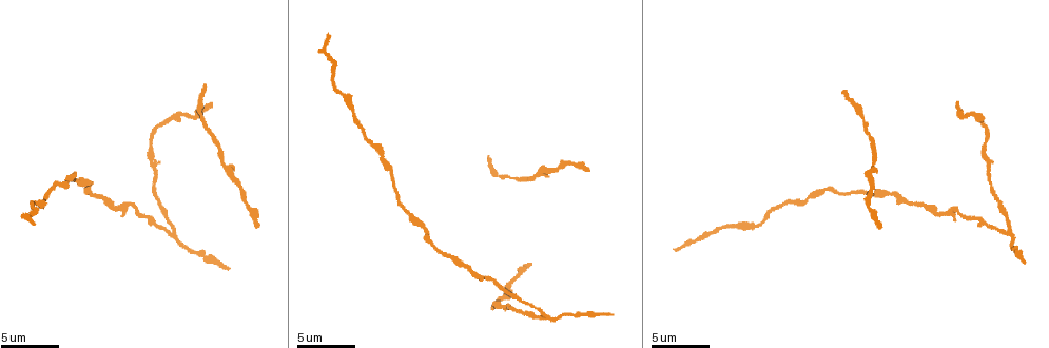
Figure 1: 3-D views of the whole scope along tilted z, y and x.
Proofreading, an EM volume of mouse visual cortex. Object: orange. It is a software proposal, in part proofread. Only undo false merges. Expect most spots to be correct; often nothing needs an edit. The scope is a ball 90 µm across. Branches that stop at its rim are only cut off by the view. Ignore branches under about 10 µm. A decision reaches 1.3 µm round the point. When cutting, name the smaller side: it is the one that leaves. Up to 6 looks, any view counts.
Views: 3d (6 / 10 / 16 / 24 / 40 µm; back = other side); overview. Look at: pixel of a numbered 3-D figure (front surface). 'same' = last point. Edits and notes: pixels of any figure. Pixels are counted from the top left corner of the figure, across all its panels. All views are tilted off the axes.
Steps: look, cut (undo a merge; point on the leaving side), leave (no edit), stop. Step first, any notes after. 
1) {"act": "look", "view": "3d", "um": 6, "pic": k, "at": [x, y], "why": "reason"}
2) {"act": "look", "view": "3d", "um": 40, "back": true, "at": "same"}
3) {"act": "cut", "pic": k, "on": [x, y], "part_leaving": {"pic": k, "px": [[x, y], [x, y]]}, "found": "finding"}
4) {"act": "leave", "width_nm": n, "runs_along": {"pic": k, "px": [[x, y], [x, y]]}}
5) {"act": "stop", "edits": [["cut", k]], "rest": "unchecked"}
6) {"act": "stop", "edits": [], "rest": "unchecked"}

{"act": "look", "view": "3d", "um": 6, "pic": 1, "at": [354, 112], "why": "thick turns thin"}

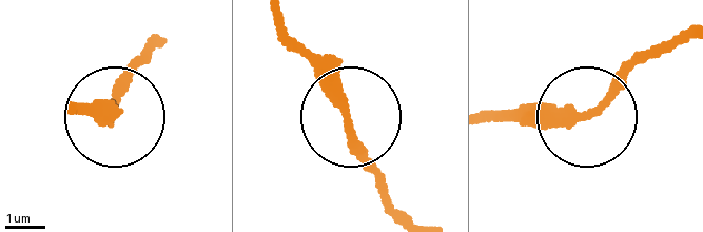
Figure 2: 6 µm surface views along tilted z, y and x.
{"act": "look", "view": "3d", "um": 6, "back": true, "pic": 2, "at": [593, 108]}

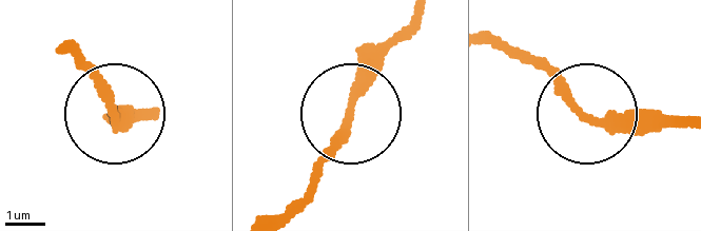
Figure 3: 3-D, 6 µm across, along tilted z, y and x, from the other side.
{"act": "leave", "runs_along": {"pic": 3, "px": [[488, 37], [588, 114], [677, 119]]}, "found": "one neuron here"}

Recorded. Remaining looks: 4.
{"act": "look", "view": "3d", "um": 6, "pic": 1, "at": [407, 212], "why": "calibre changes"}

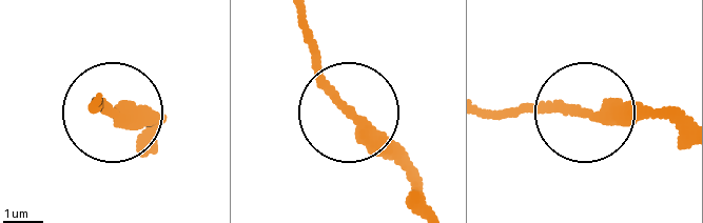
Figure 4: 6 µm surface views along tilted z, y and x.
{"act": "look", "view": "3d", "um": 6, "back": true, "pic": 4, "at": [111, 111], "why": "other side"}

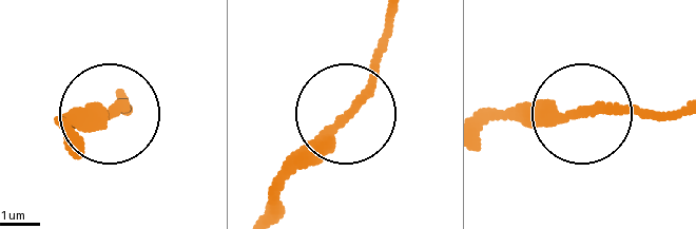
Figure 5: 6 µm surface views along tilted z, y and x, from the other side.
{"act": "leave", "width_nm": 270, "runs_along": {"pic": 5, "px": [[262, 214], [352, 103], [393, 16]]}, "found": "all the same neuron"}

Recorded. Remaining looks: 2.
{"act": "look", "view": "3d", "um": 10, "pic": 1, "at": [546, 315], "why": "three-way junction"}

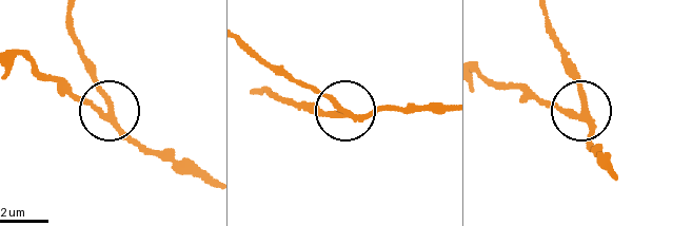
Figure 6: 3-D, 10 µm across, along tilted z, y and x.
{"act": "leave", "arms": 3, "runs_along": {"pic": 6, "px": [[83, 98], [107, 111], [106, 94], [82, 54]]}, "found": "one neuron here"}

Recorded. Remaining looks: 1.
{"act": "stop", "edits": [], "rest": "unchecked"}

